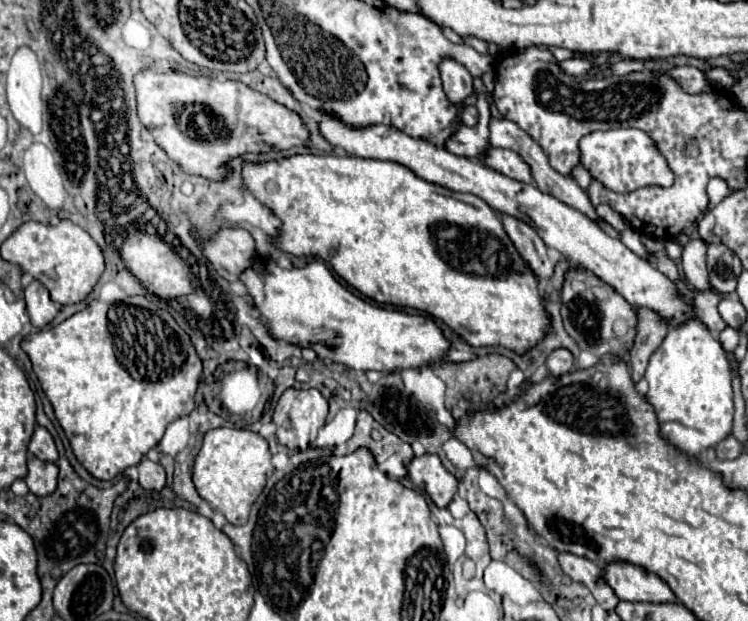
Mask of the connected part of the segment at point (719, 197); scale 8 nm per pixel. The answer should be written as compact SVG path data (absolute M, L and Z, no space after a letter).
M713 177L709 181L709 185L707 185L707 191L709 191L709 201L711 201L709 203L709 209L715 207L719 201L723 201L727 197L727 193L731 193L729 185L721 177Z

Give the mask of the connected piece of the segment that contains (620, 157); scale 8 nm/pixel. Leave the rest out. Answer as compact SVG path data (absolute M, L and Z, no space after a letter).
M611 129L587 133L579 141L579 153L581 165L589 171L589 175L615 193L629 193L647 185L673 183L673 171L669 169L667 161L655 149L653 139L639 129Z

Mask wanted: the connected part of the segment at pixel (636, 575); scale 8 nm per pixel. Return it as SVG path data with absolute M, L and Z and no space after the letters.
M631 563L605 565L605 581L613 587L615 595L625 601L647 601L647 603L677 601L675 593L661 577Z

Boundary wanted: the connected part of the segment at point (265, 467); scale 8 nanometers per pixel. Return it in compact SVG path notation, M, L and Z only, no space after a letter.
M219 427L205 435L203 447L195 457L193 483L213 511L221 511L231 525L245 525L251 507L271 473L269 445L261 435L245 429Z

